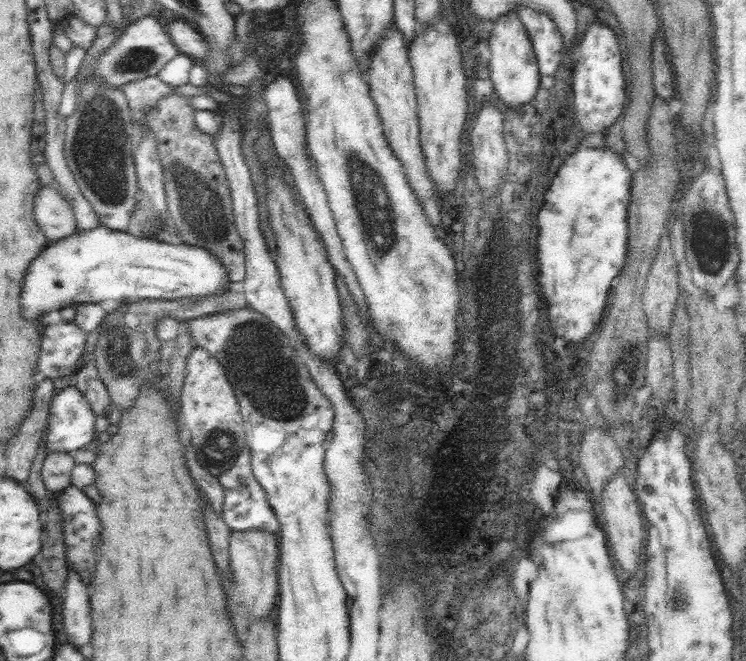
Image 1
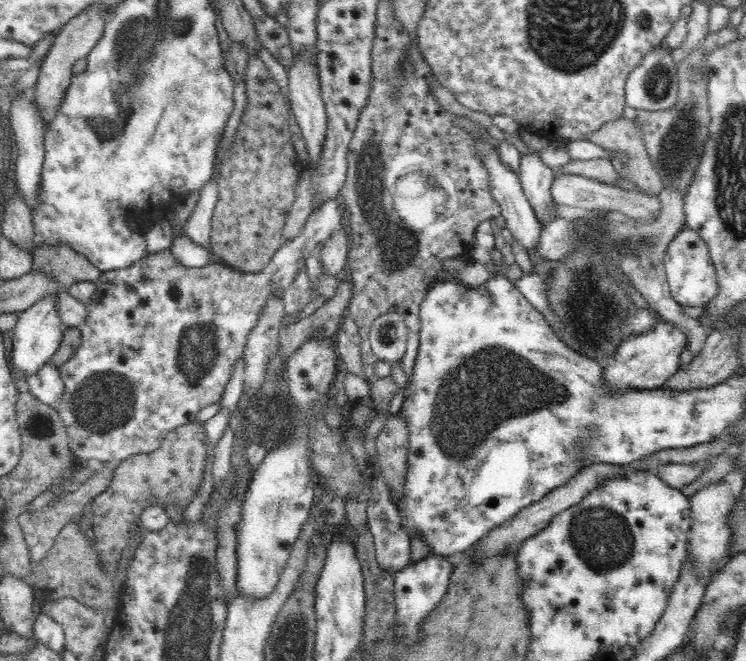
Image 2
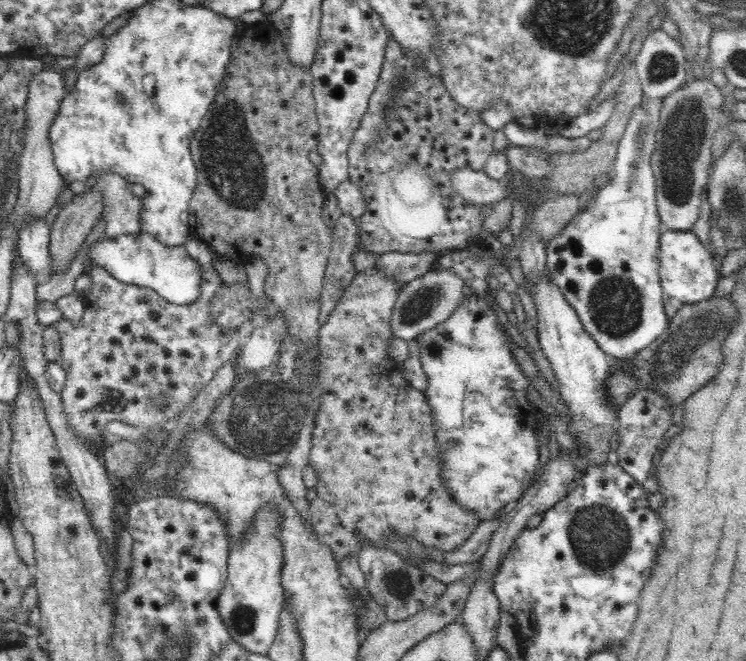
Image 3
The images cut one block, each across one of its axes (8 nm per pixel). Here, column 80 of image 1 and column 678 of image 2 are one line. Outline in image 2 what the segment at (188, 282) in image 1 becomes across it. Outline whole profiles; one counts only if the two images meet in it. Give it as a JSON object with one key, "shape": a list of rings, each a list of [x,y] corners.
{"shape":[[[684,227],[668,245],[664,256],[664,268],[671,295],[681,305],[703,306],[711,301],[719,290],[715,267],[707,244],[694,230]]]}

